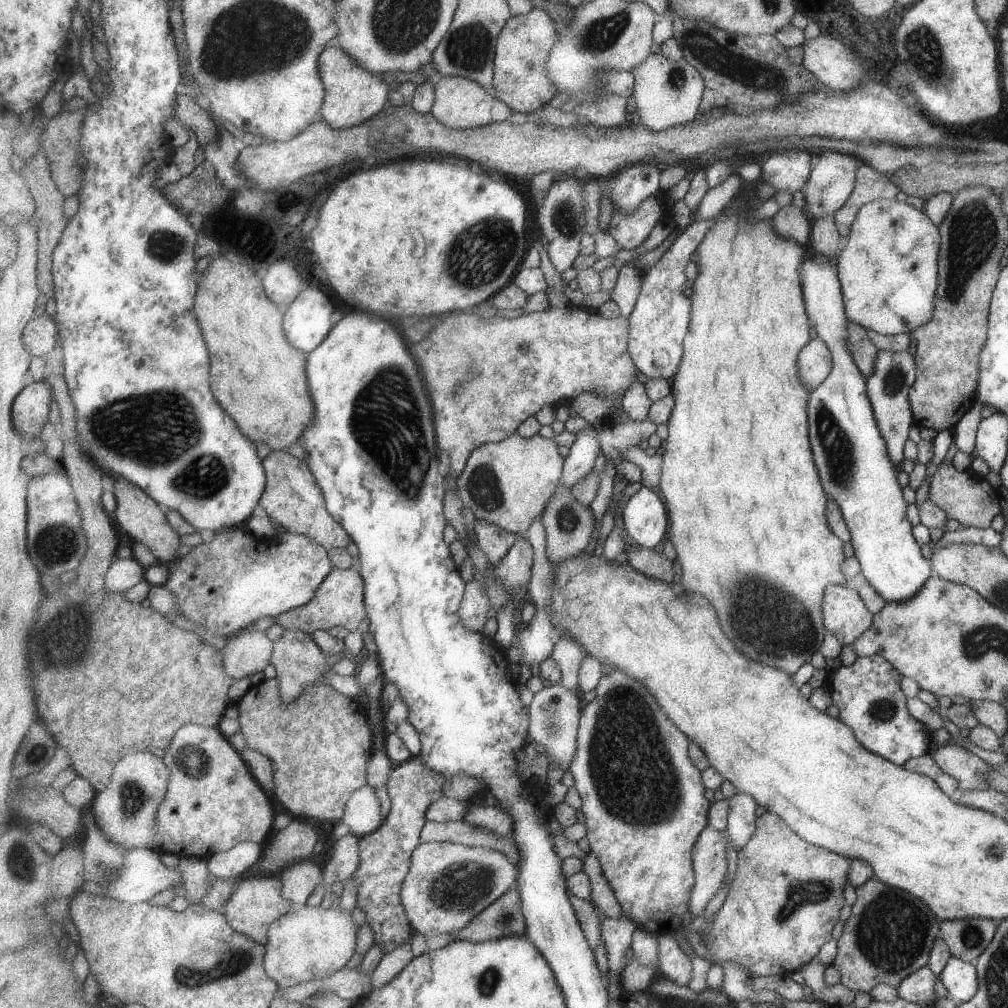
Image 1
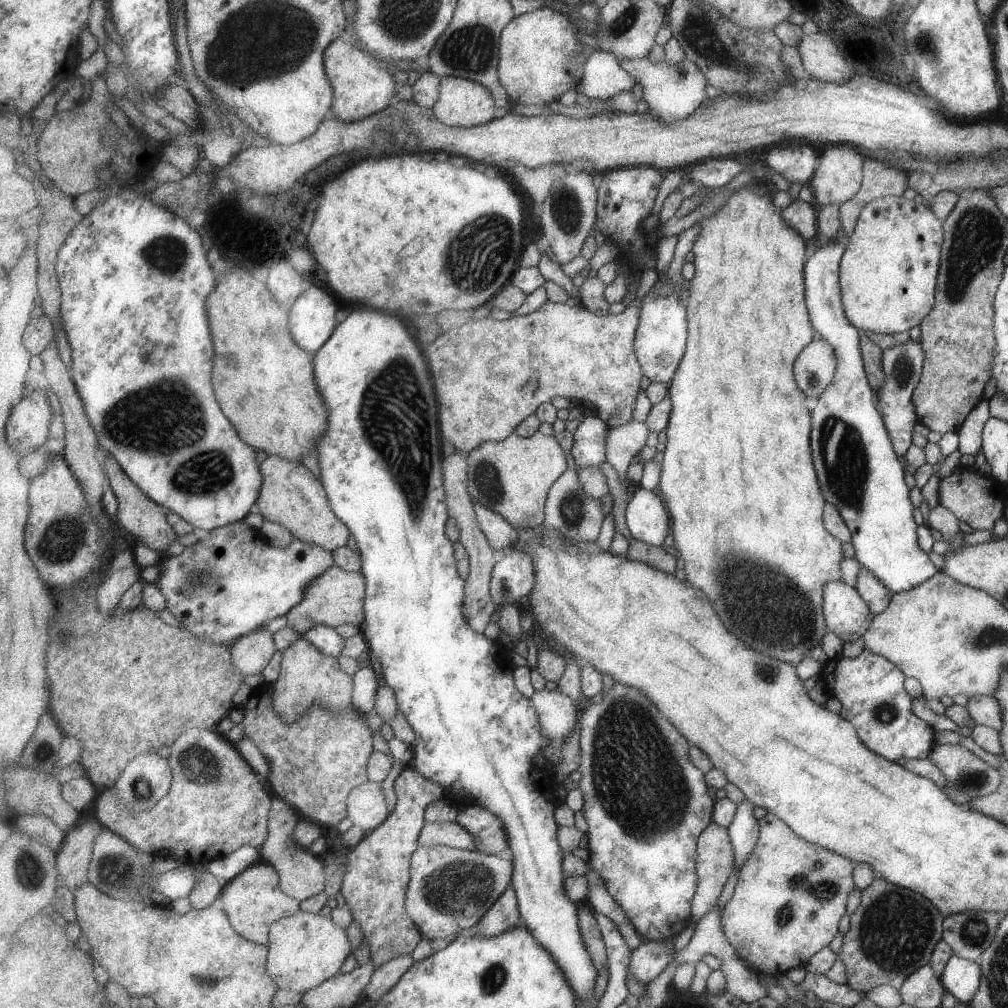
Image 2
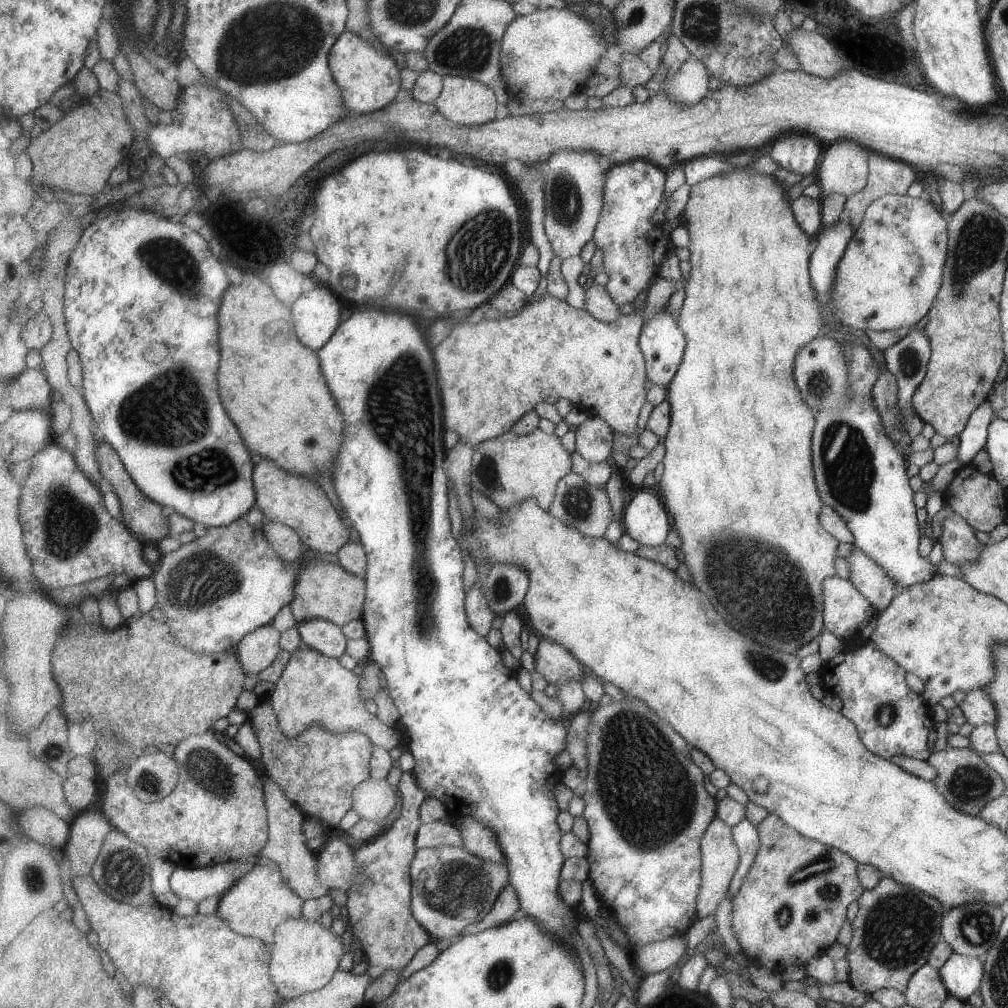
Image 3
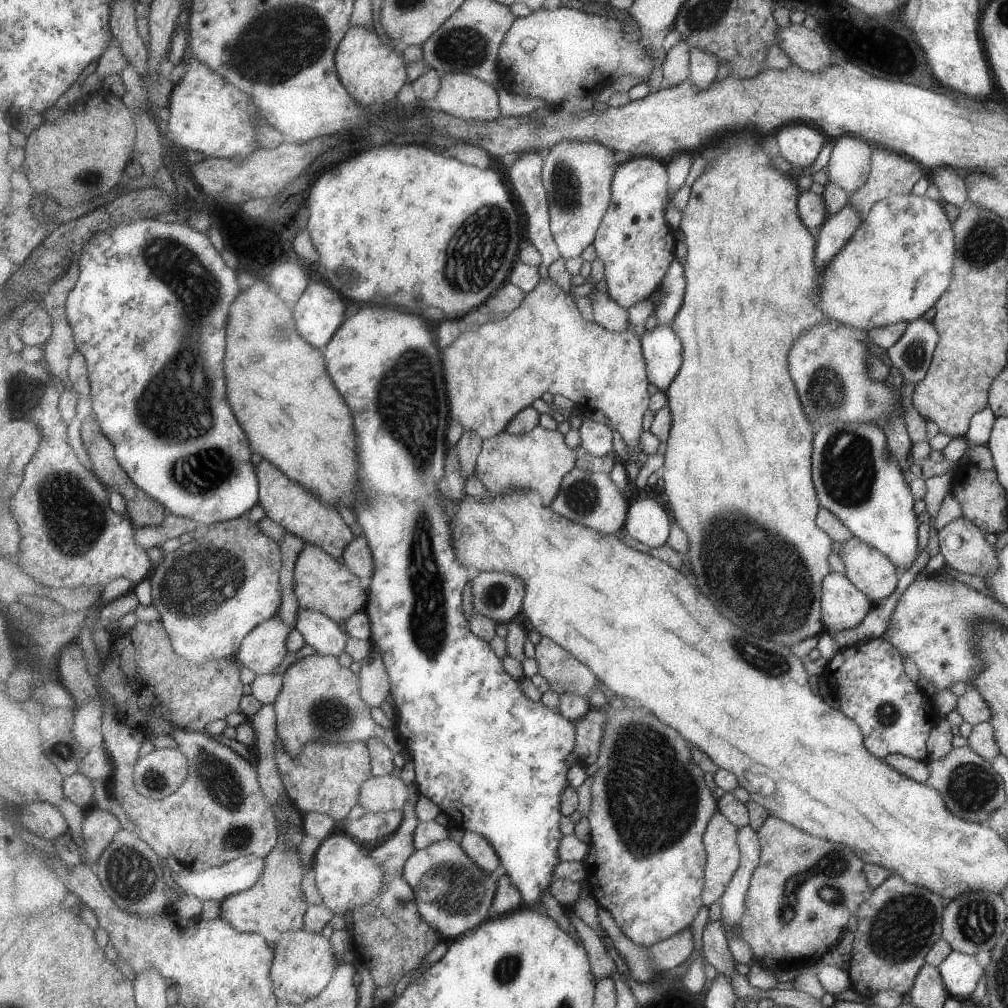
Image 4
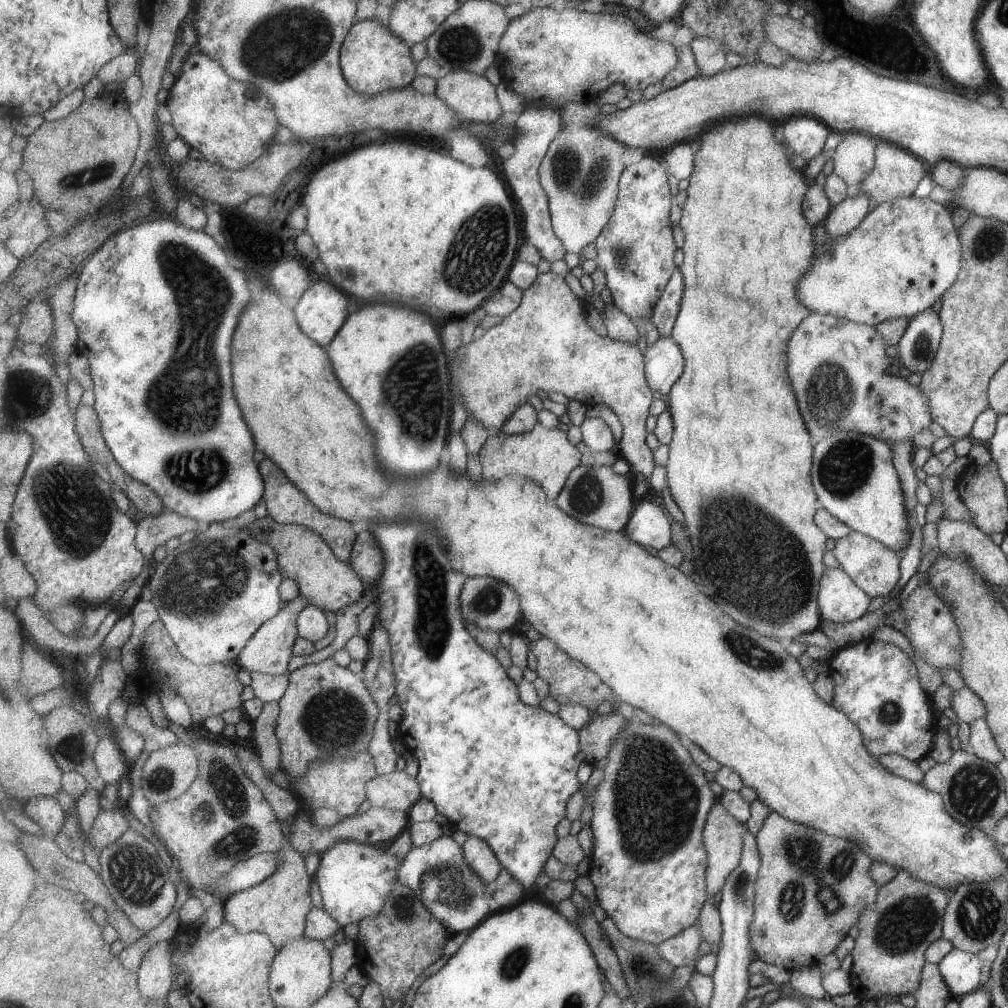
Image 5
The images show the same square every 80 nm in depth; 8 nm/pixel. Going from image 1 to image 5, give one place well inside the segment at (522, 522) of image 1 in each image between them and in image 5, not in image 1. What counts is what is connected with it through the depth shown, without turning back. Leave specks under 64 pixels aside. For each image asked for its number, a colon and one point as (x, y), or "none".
2: (513, 477)
3: (511, 469)
4: (540, 460)
5: (545, 456)

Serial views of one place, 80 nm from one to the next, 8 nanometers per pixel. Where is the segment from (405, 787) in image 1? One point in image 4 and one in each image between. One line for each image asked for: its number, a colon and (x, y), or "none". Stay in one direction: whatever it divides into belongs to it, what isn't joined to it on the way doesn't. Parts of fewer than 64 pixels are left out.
2: (375, 886)
3: (379, 907)
4: (390, 937)

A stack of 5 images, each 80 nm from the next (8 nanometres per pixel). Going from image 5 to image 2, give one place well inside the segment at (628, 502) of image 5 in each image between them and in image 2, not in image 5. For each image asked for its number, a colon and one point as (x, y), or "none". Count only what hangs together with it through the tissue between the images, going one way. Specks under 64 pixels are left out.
2: (569, 510)
3: (584, 507)
4: (593, 500)

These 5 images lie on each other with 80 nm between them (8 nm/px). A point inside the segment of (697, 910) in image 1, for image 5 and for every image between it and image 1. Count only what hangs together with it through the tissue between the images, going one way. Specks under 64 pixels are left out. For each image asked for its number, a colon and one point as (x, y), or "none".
2: (716, 859)
3: (721, 856)
4: (721, 839)
5: (724, 835)

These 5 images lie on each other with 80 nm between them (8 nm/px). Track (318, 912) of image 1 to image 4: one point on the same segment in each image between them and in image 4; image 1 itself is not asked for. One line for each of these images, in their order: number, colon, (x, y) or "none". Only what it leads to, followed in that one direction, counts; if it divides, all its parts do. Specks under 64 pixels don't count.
2: (306, 949)
3: (305, 955)
4: (305, 963)

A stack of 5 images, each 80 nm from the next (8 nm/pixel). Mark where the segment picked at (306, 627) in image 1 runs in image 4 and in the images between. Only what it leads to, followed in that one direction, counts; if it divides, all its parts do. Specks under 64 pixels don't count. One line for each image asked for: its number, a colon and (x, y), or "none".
2: (337, 598)
3: (325, 591)
4: (322, 583)

